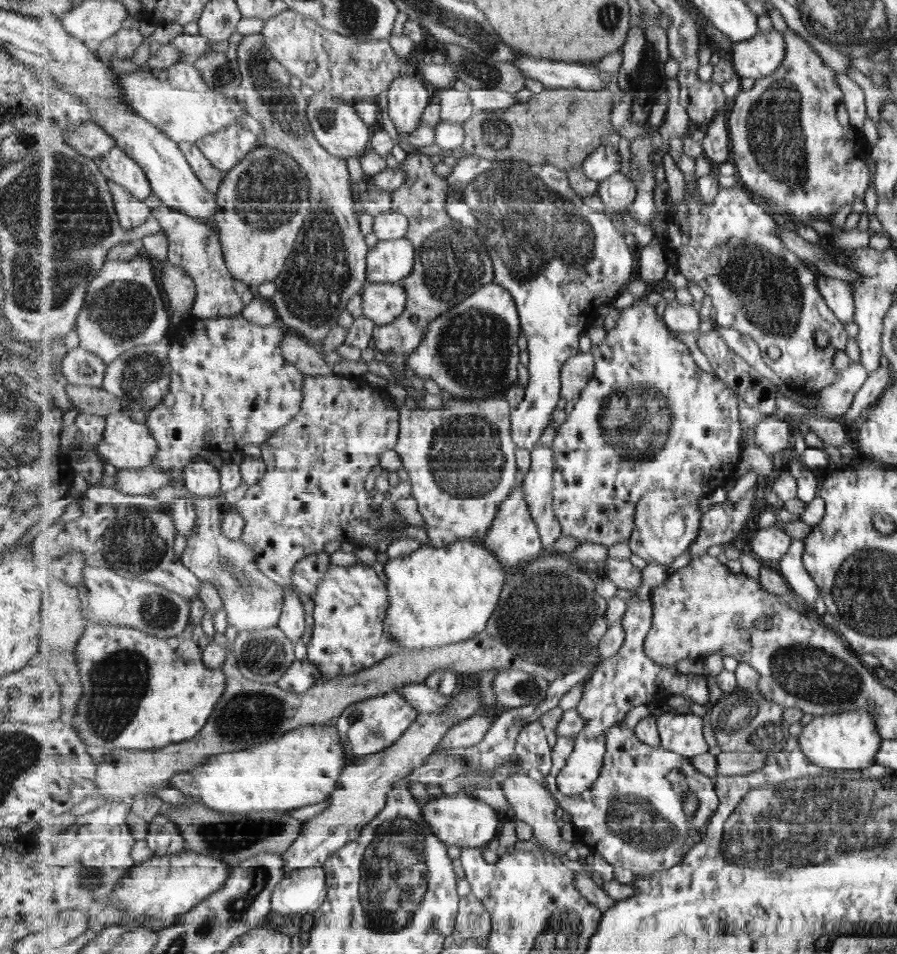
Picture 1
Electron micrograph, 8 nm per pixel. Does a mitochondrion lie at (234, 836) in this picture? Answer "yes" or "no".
yes

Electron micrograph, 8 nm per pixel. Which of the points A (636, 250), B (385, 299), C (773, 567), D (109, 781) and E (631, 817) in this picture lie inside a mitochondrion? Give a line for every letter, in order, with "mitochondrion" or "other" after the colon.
A: other
B: other
C: other
D: other
E: mitochondrion

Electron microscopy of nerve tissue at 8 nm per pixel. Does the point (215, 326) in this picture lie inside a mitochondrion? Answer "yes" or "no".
no

